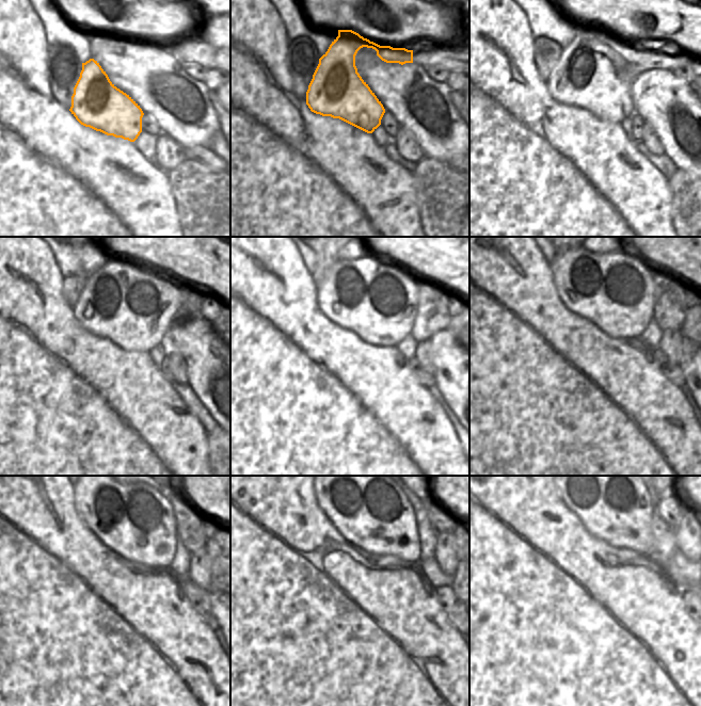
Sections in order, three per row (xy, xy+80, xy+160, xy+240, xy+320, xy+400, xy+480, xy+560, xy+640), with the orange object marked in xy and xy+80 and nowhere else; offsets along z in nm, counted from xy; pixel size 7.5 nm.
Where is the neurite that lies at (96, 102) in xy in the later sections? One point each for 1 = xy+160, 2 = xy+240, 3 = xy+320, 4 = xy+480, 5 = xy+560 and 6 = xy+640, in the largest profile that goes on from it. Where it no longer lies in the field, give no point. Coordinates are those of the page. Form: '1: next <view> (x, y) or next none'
1: next xy+160 (595, 71)
2: next xy+240 (133, 306)
3: next xy+320 (376, 298)
4: next xy+480 (137, 522)
5: next xy+560 (369, 510)
6: next xy+640 (614, 504)

